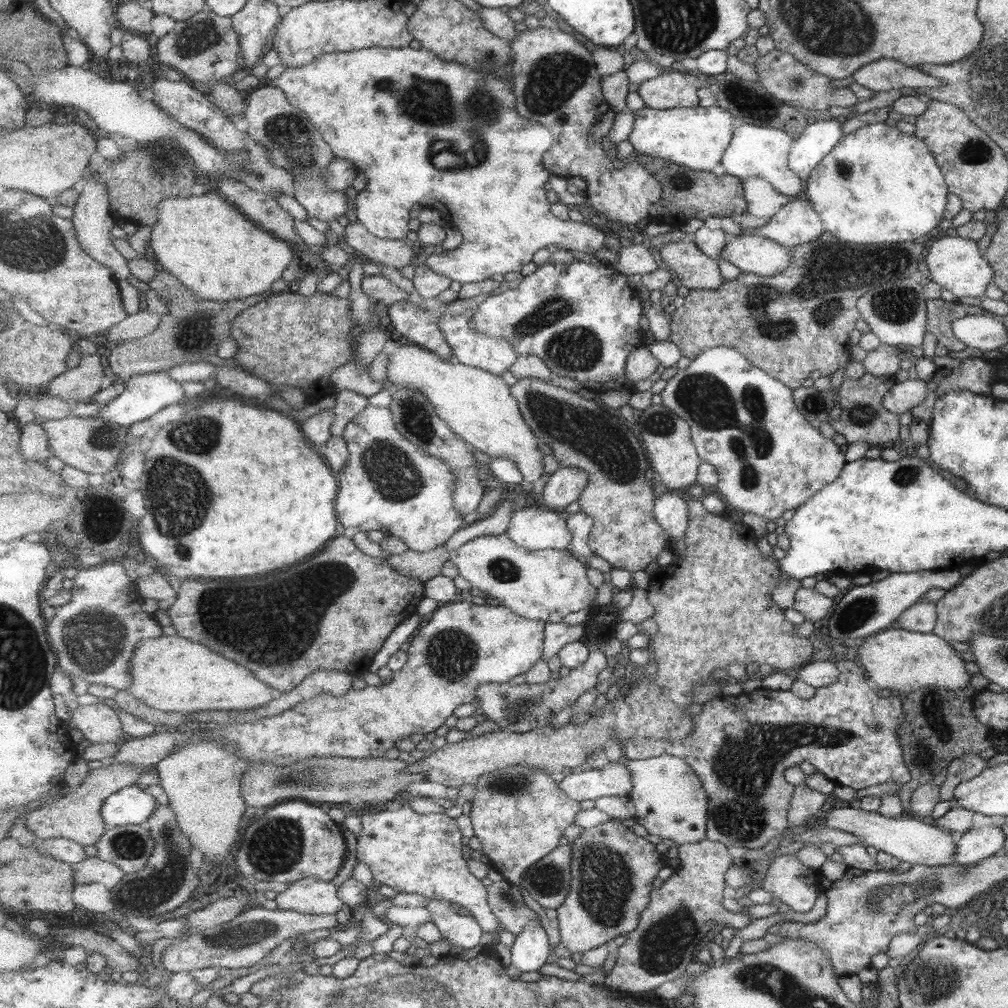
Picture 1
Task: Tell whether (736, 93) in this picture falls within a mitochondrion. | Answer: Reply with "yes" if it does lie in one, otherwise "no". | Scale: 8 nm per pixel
no

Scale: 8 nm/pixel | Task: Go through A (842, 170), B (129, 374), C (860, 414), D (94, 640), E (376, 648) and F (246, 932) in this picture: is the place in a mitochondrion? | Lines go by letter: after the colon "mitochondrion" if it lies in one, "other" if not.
A: mitochondrion
B: other
C: mitochondrion
D: mitochondrion
E: other
F: mitochondrion

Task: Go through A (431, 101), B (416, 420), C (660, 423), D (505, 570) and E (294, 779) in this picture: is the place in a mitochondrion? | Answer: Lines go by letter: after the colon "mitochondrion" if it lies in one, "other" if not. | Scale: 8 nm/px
A: mitochondrion
B: mitochondrion
C: mitochondrion
D: mitochondrion
E: mitochondrion

